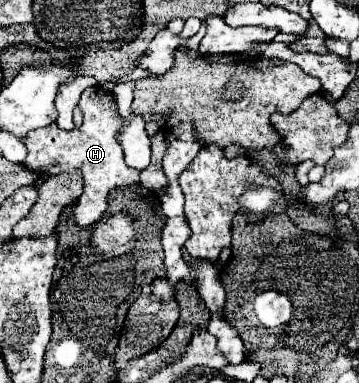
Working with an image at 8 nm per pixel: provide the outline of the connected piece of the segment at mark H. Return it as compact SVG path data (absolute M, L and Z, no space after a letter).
M93 86L83 92L79 106L85 116L83 126L79 130L75 128L67 132L67 130L61 130L57 124L51 124L47 128L37 128L29 132L25 140L29 154L23 164L29 170L41 172L47 176L81 170L85 186L83 186L83 200L79 200L75 206L75 222L79 226L91 226L105 214L109 192L119 186L139 184L139 172L125 164L121 144L115 138L115 132L121 128L115 96L103 90L101 86Z

